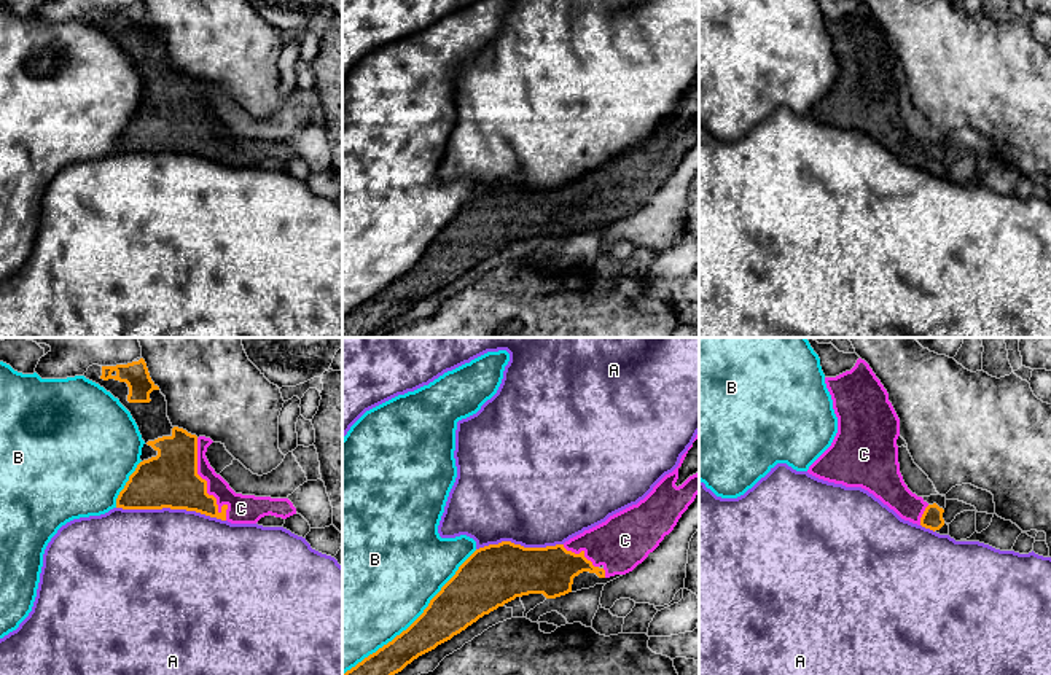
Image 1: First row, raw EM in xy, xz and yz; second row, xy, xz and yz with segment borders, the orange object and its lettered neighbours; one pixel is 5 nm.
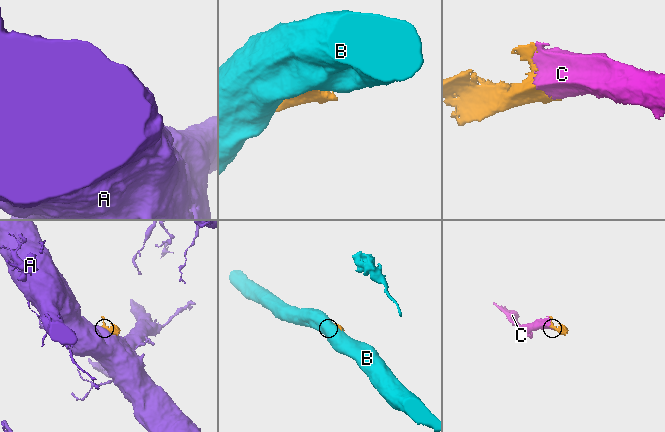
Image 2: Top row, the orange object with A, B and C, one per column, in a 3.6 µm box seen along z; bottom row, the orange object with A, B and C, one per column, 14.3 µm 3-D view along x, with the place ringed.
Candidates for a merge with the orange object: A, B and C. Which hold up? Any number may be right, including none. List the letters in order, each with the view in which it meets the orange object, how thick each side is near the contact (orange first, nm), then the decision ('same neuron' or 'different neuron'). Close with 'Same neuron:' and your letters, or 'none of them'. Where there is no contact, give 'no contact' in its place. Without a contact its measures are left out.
A: xy | 280/500 nm | different neuron
B: xz | 240/500 nm | different neuron
C: xy | 280/140 nm | same neuron
Same neuron: C

